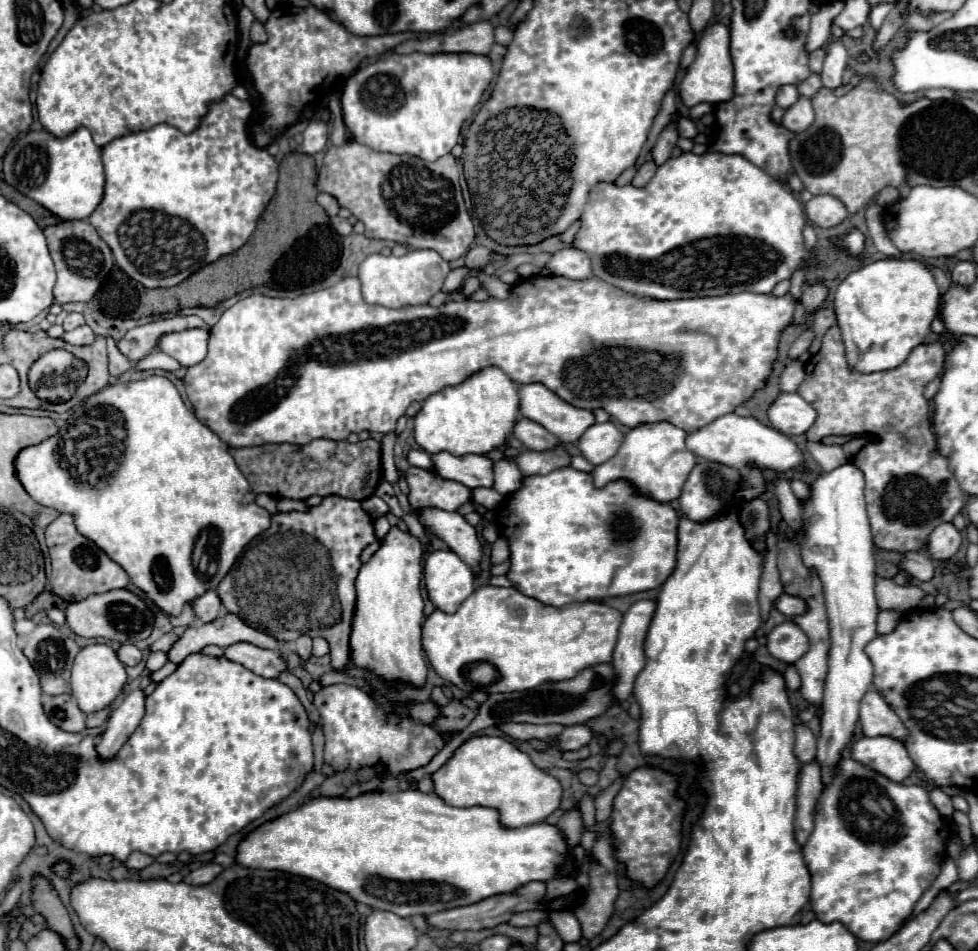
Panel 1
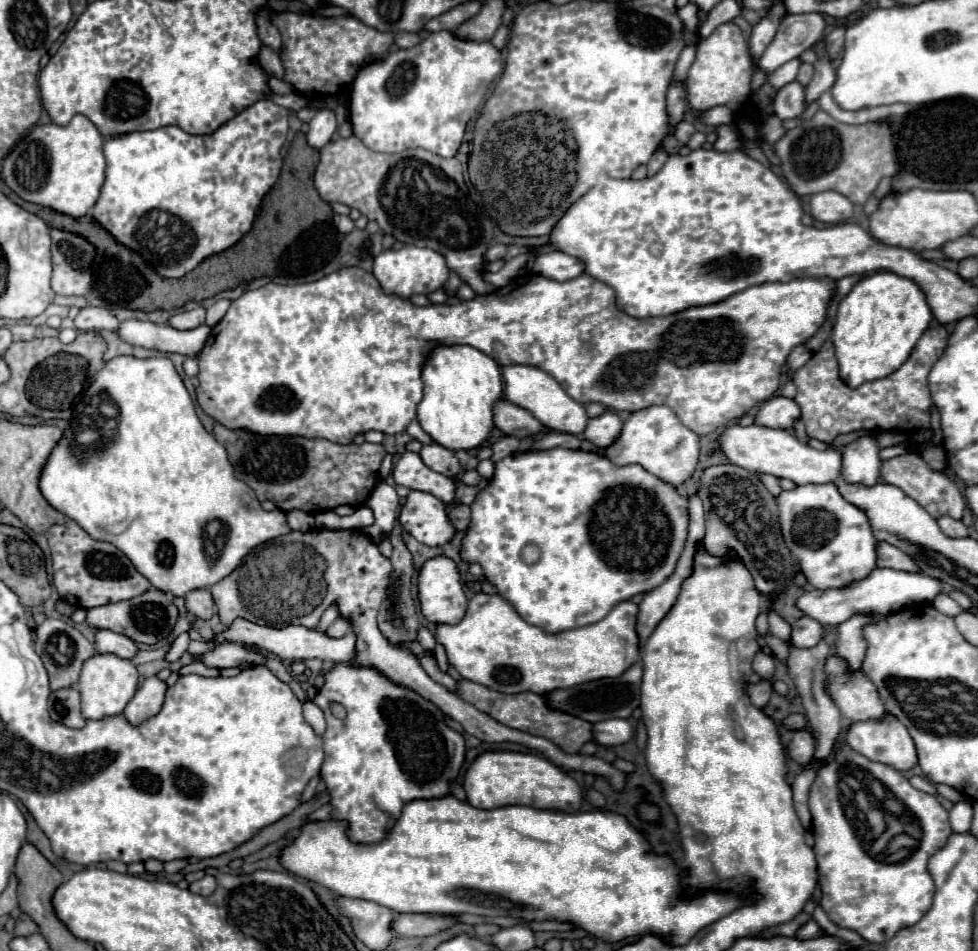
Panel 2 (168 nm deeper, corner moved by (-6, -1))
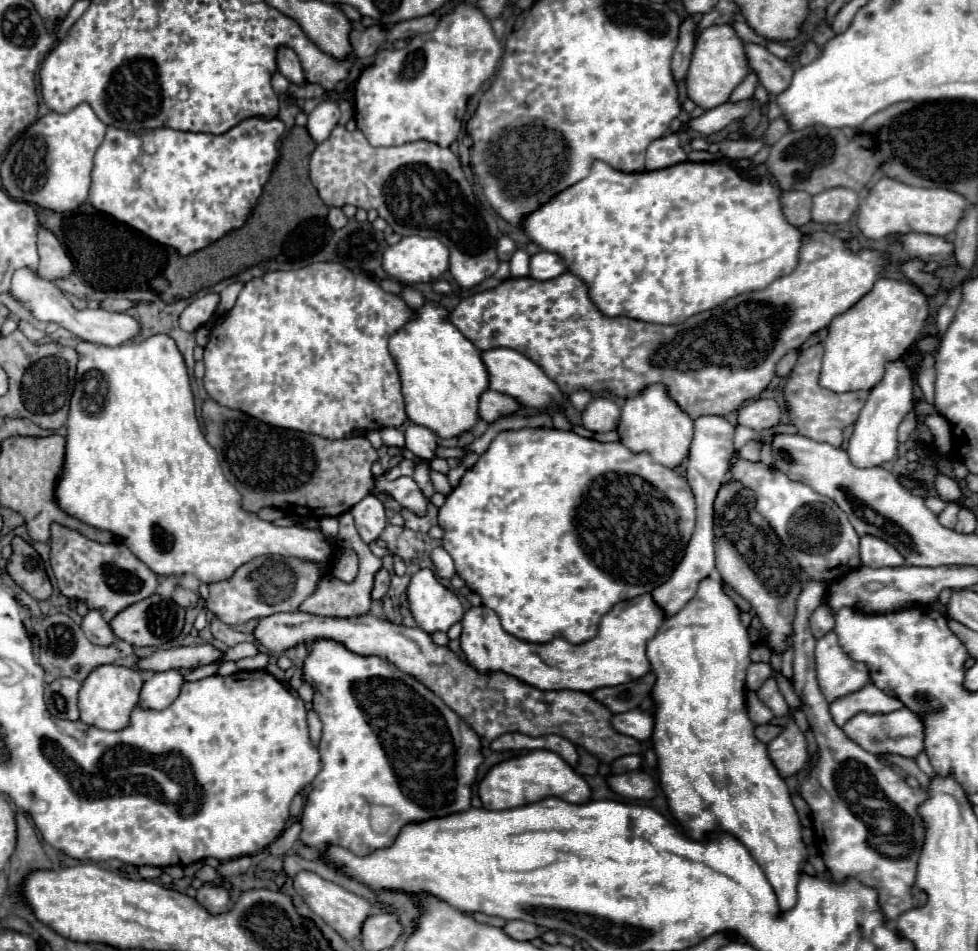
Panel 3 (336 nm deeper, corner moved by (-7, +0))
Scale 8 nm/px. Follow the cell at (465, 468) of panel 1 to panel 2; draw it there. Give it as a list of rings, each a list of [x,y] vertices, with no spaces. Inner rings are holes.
[[[425,445],[419,455],[427,467],[431,467],[437,473],[443,473],[445,477],[455,479],[463,473],[461,463],[451,449],[445,449],[441,445]]]

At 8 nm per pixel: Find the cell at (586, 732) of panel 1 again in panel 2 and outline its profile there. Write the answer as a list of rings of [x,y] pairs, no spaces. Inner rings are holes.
[[[605,719],[605,723],[593,725],[593,741],[597,745],[623,745],[631,739],[633,729],[627,719]]]

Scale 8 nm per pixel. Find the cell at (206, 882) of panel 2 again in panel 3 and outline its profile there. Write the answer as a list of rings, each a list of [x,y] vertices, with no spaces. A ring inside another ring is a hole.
[[[206,882],[198,894],[196,900],[202,908],[206,908],[210,914],[222,914],[230,910],[230,894],[224,888],[216,888],[210,882]]]

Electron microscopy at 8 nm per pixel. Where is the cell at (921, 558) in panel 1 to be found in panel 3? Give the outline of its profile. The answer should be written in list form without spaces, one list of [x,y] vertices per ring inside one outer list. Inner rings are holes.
[[[864,534],[860,538],[860,562],[862,566],[870,566],[870,568],[896,568],[906,564],[902,554],[898,554],[894,546],[870,534]]]

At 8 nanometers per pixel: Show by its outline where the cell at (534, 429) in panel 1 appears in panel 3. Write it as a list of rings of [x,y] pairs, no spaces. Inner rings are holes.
[[[486,390],[480,396],[480,404],[478,404],[478,414],[484,422],[494,422],[500,416],[512,414],[518,410],[518,402],[514,398],[510,398],[508,394],[502,392],[494,392],[494,390]]]

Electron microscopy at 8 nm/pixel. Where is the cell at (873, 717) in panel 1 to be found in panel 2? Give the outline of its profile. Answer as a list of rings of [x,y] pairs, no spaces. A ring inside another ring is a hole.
[[[829,657],[825,671],[829,673],[827,691],[837,703],[839,711],[851,721],[879,721],[887,715],[877,687],[869,683],[865,673],[847,675],[845,663],[839,657]]]

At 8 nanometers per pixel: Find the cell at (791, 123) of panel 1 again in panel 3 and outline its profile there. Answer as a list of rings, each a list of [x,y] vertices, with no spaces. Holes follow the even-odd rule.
[[[744,44],[744,50],[752,72],[770,94],[778,94],[778,90],[786,90],[786,86],[790,86],[790,74],[794,72],[792,64],[776,58],[760,44]]]

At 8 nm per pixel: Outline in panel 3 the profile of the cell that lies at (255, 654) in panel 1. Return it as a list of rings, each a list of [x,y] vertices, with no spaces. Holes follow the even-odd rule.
[[[198,644],[198,646],[180,646],[170,650],[156,650],[150,656],[142,656],[138,660],[138,670],[150,670],[150,672],[164,672],[164,670],[190,670],[204,664],[210,664],[222,656],[220,650],[216,650],[210,644]]]

